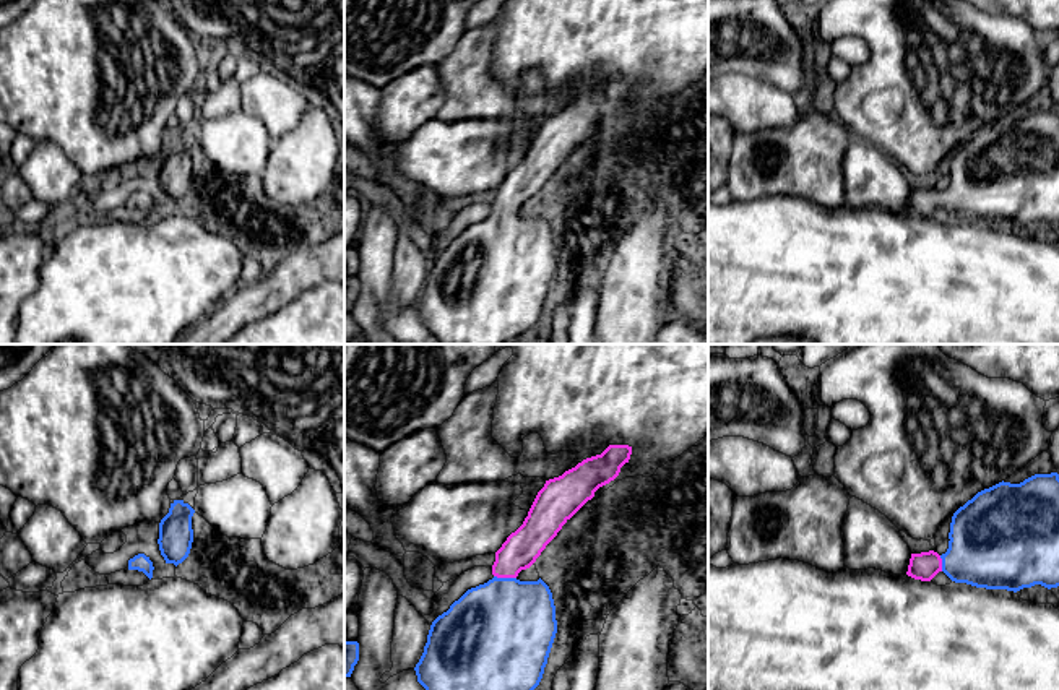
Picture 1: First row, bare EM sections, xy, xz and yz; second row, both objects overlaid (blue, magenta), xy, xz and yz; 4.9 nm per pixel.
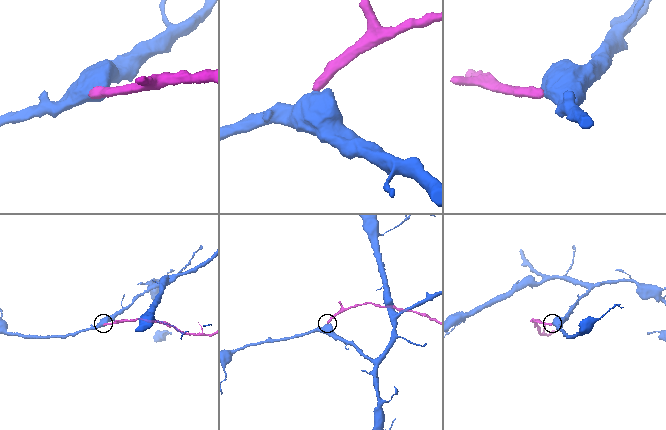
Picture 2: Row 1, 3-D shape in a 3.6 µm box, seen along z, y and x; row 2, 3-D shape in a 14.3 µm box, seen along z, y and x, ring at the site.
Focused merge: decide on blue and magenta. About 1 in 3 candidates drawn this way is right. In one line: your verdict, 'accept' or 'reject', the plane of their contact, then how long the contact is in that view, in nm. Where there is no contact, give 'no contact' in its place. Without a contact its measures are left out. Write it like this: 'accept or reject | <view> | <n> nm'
accept | xz | 110 nm

